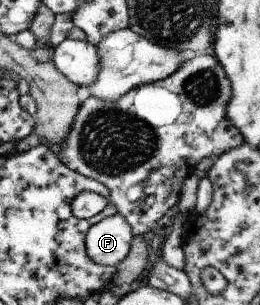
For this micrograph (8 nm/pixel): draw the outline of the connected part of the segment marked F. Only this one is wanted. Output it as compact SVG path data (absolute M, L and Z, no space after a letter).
M116 212L88 229L85 236L86 252L96 264L117 266L128 256L133 238L132 226Z

